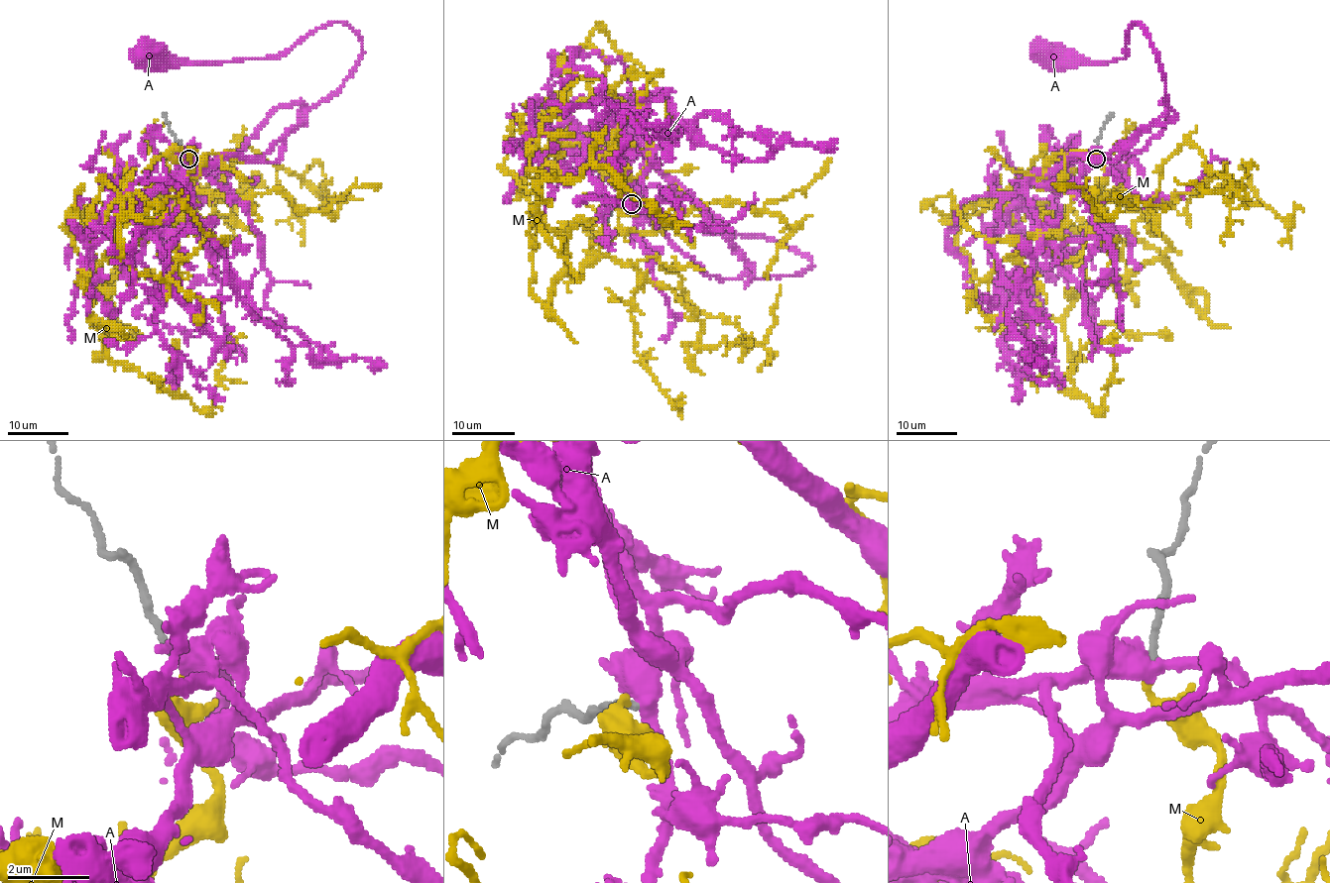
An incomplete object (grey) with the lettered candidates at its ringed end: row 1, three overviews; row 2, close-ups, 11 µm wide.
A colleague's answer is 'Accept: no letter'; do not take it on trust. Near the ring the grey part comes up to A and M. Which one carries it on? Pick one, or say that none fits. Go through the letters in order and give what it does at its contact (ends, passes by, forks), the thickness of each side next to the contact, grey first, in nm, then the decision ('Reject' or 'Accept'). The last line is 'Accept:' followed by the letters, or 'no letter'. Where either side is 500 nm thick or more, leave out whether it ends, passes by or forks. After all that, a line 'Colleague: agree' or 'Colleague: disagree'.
A: Thickness 200 nm (grey) against 500 nm. Reject
M: It ends there. Thickness 190 nm (grey) against 190 nm. Reject
Accept: no letter
Colleague: agree

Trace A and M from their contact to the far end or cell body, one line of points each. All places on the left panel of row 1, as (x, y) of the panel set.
A: (188, 157), (237, 151), (277, 108), (325, 100), (361, 38), (330, 22), (274, 55), (164, 62), (150, 52)
M: (188, 159), (105, 302), (85, 208), (122, 198), (119, 253), (167, 280), (208, 233), (189, 221)

